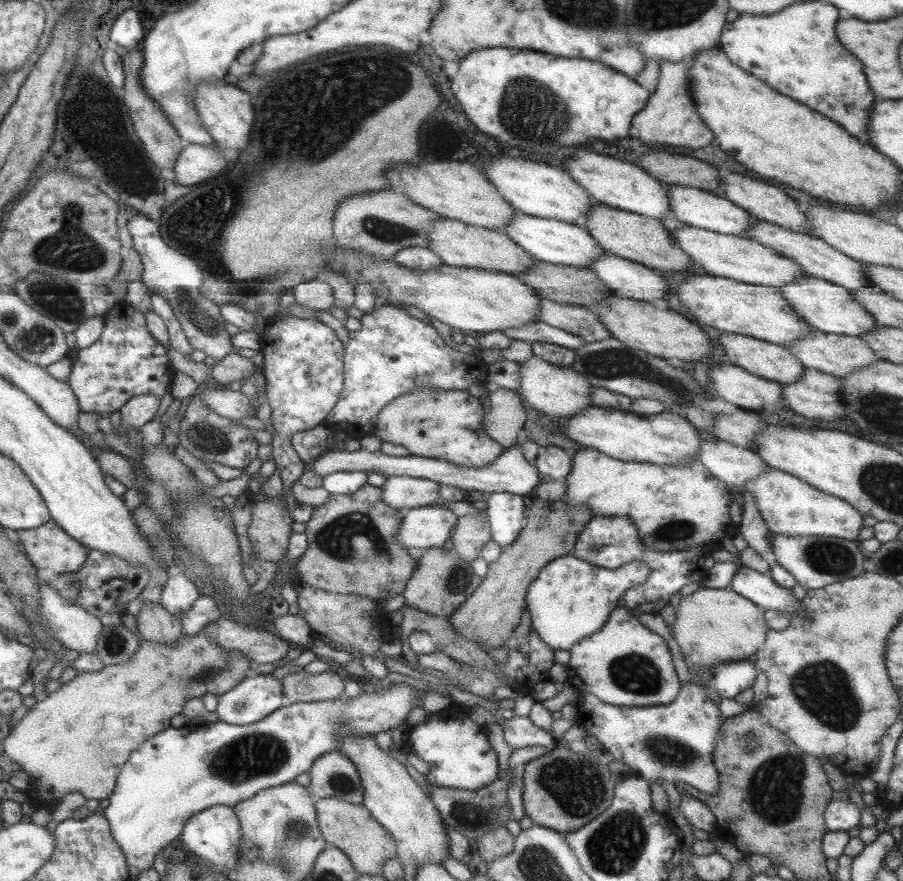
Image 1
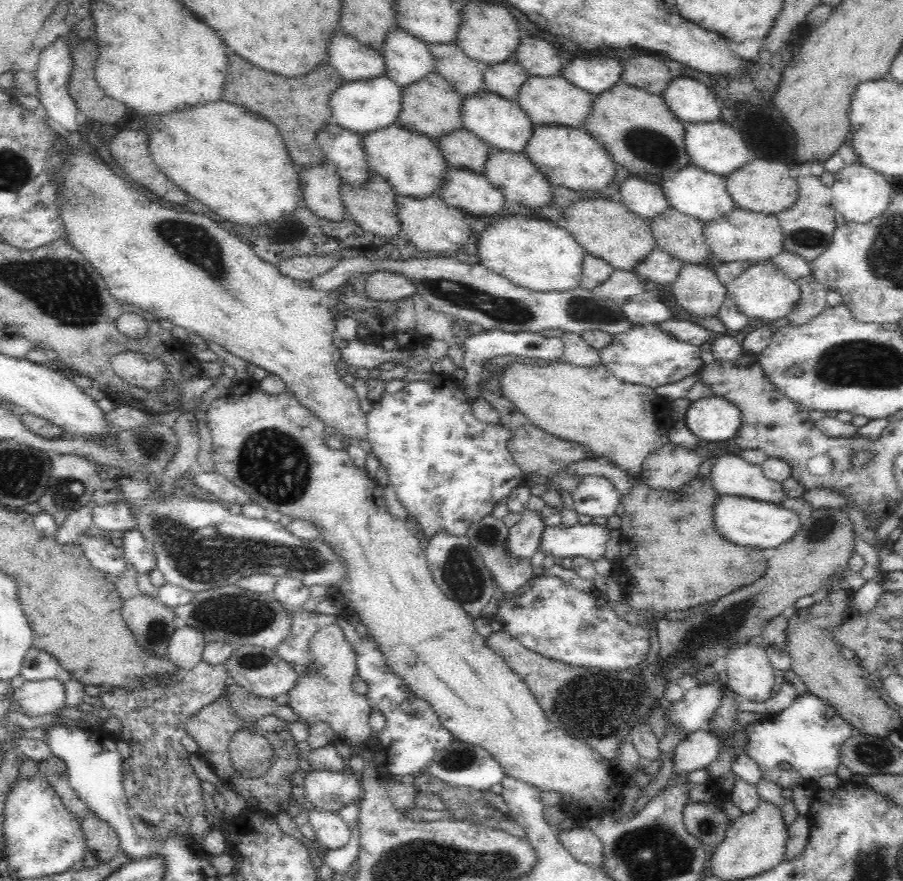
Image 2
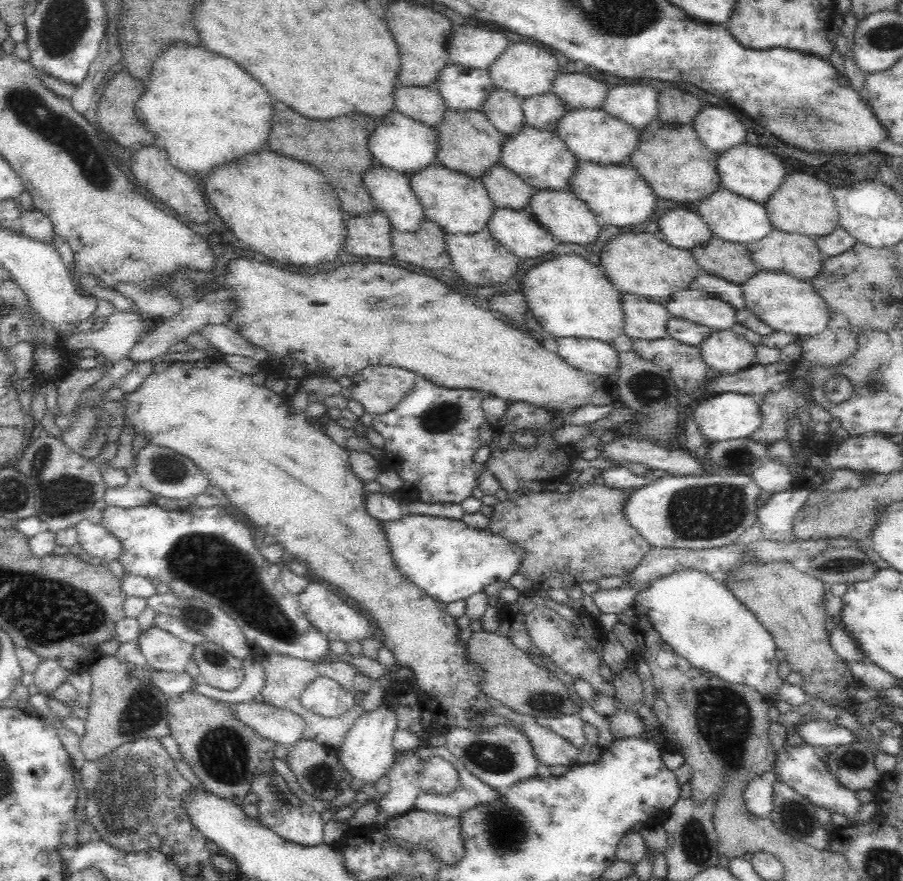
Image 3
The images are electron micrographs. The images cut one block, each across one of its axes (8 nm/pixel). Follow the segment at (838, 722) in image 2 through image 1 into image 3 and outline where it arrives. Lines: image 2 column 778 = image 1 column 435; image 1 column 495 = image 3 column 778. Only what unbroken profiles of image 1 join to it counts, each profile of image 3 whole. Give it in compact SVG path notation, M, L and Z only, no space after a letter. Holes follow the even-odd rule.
M806 743L796 747L786 745L781 753L776 754L777 761L774 762L773 767L776 778L806 797L817 808L821 807L833 814L844 815L847 818L847 824L854 825L863 803L860 802L855 791L840 786L839 782L829 774L825 765L825 756L828 751L830 749L810 746Z

